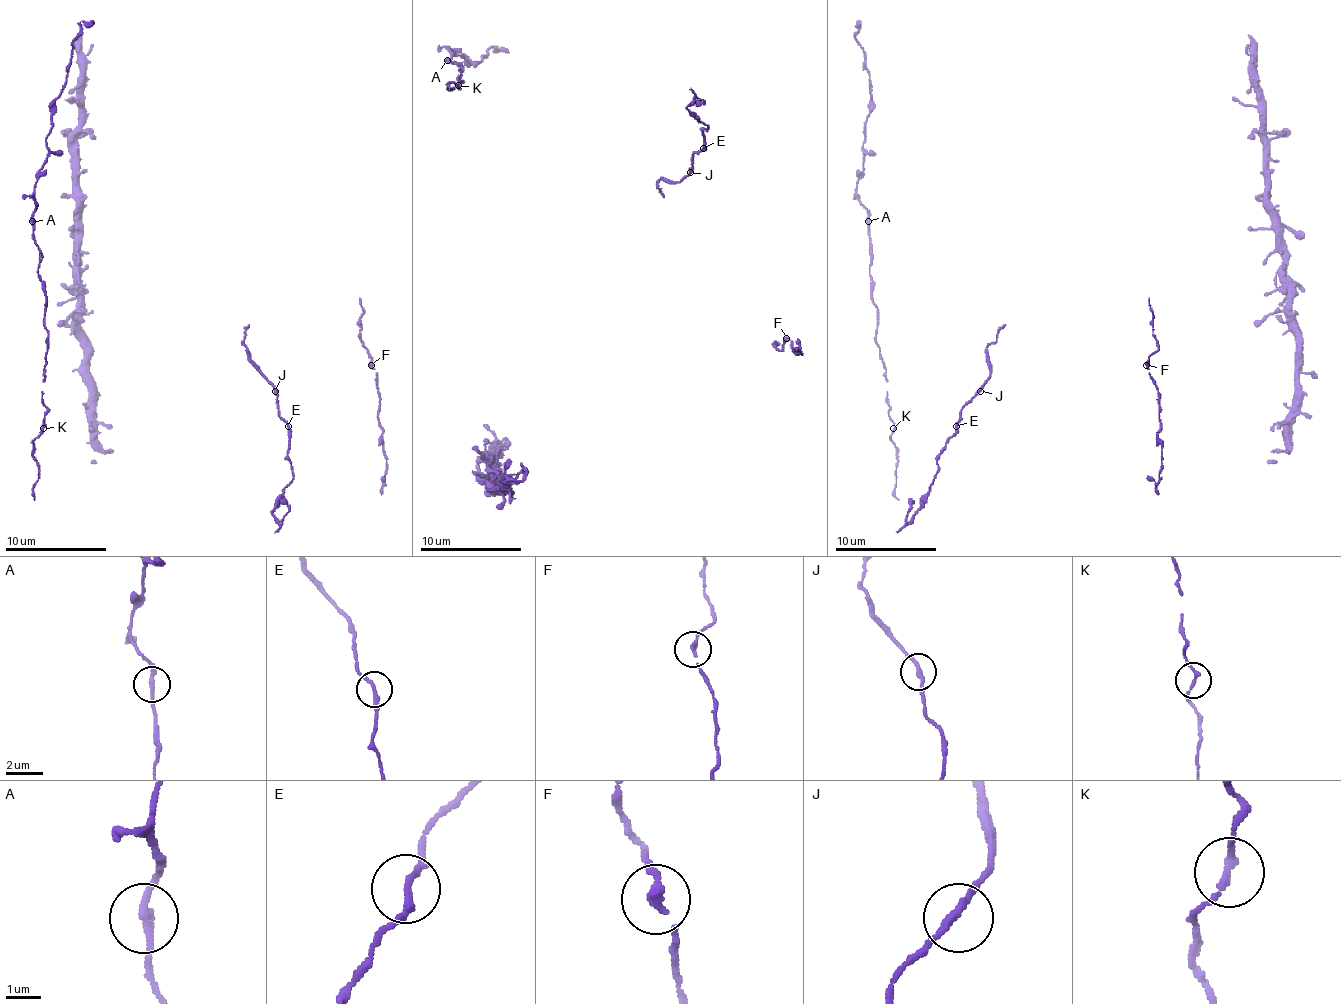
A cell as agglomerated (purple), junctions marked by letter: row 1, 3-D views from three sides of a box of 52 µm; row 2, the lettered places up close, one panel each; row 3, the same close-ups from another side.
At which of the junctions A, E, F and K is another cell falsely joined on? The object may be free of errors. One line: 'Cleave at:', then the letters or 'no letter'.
Cleave at: no letter

